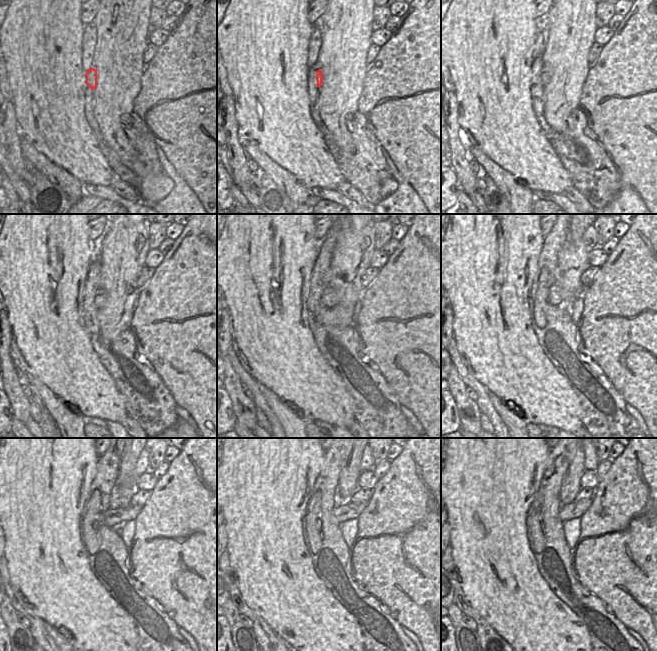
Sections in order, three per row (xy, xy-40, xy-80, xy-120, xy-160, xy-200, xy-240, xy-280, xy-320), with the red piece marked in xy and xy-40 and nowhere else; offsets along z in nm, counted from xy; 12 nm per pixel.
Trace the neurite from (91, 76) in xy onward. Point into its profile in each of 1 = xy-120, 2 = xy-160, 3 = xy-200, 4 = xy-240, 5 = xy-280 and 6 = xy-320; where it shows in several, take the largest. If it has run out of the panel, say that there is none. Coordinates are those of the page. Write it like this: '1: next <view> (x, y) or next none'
1: next xy-120 (101, 298)
2: next xy-160 (329, 298)
3: next xy-200 (557, 294)
4: next xy-240 (113, 517)
5: next xy-280 (343, 513)
6: next xy-320 (575, 509)

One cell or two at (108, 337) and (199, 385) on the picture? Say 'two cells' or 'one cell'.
two cells

